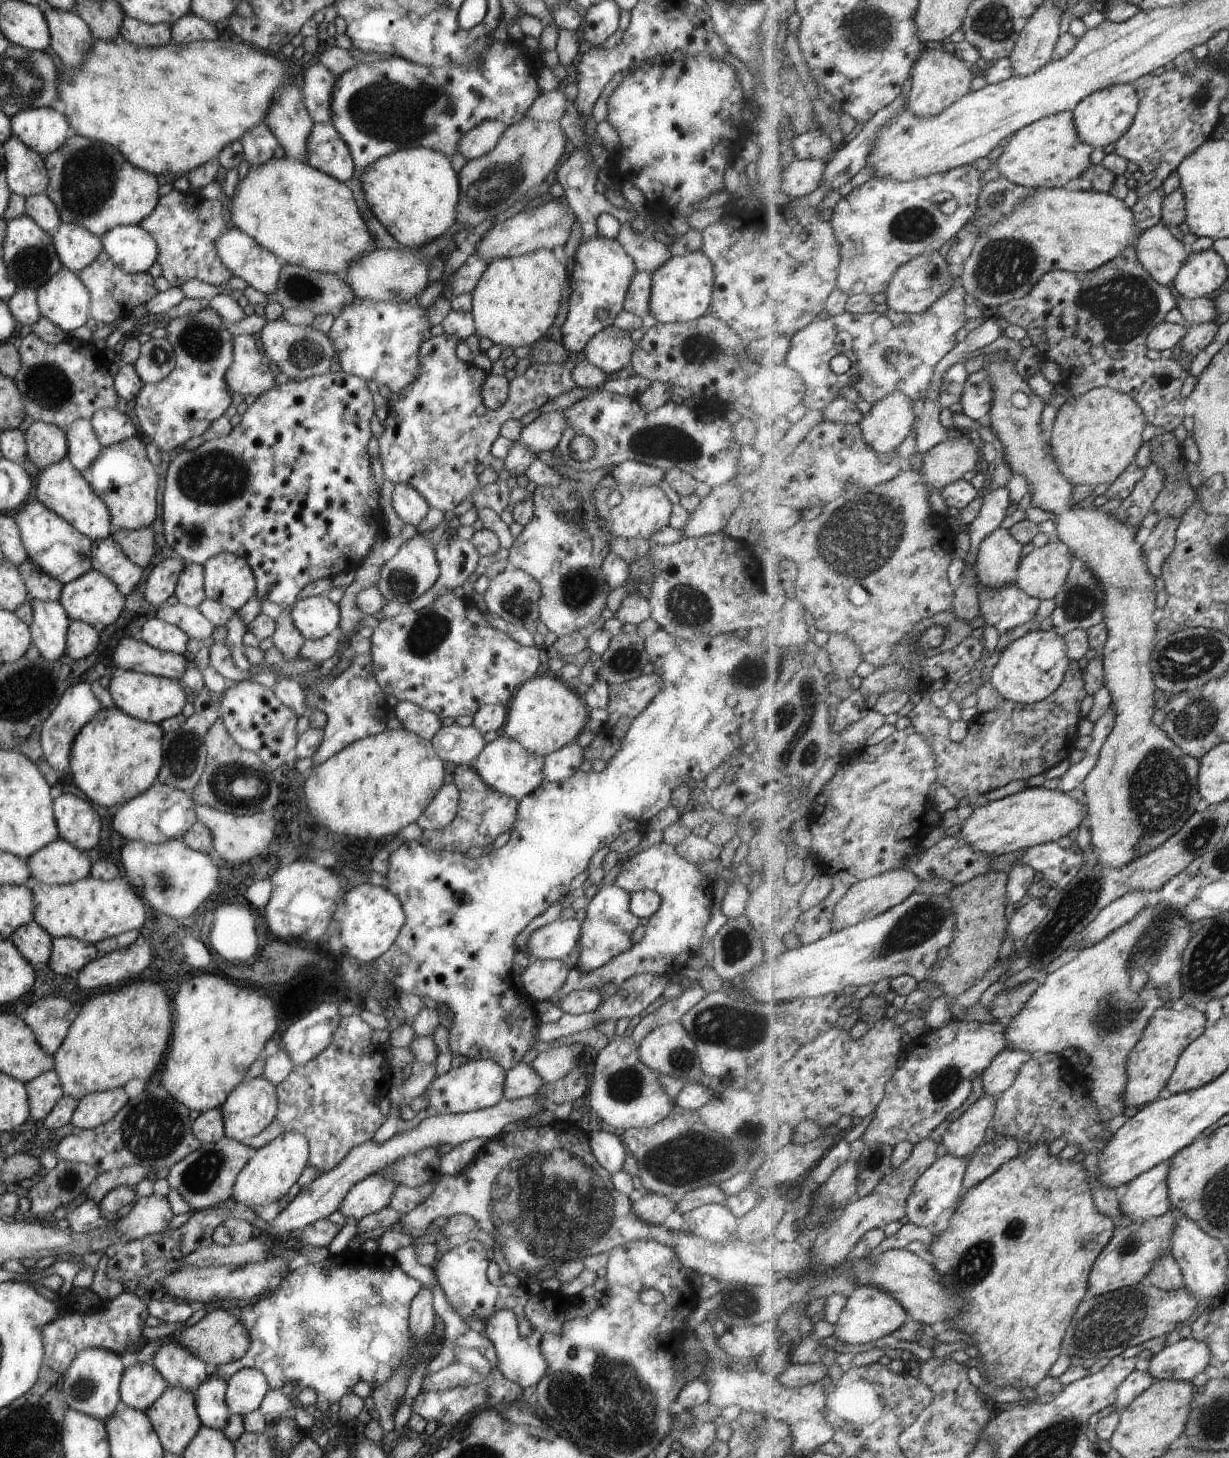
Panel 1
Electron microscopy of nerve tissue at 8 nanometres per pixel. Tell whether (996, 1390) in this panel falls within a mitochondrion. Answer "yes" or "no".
no

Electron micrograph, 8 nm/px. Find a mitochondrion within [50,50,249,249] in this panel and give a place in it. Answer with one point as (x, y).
(88, 178)

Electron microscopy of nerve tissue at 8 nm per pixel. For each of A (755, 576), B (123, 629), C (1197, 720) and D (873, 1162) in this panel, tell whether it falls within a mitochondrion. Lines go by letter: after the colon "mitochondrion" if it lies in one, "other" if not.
A: other
B: other
C: mitochondrion
D: mitochondrion

